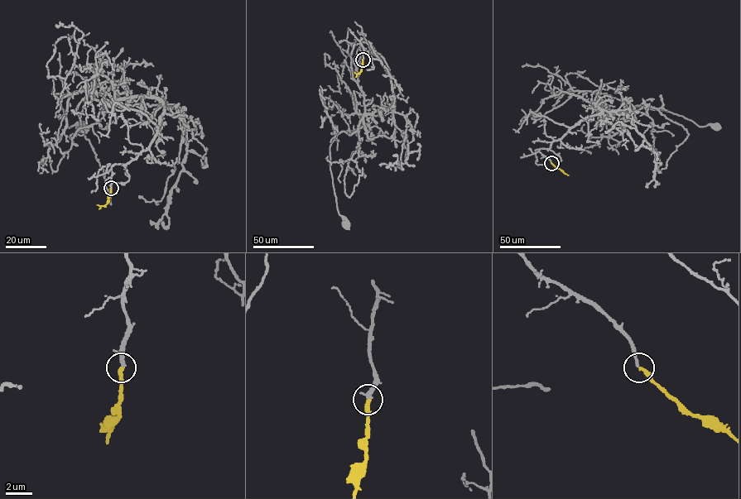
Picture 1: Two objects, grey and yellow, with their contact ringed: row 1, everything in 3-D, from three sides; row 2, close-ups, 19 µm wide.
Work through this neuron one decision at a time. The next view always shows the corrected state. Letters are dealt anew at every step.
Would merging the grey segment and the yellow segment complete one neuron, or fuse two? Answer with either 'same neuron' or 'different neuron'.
same neuron

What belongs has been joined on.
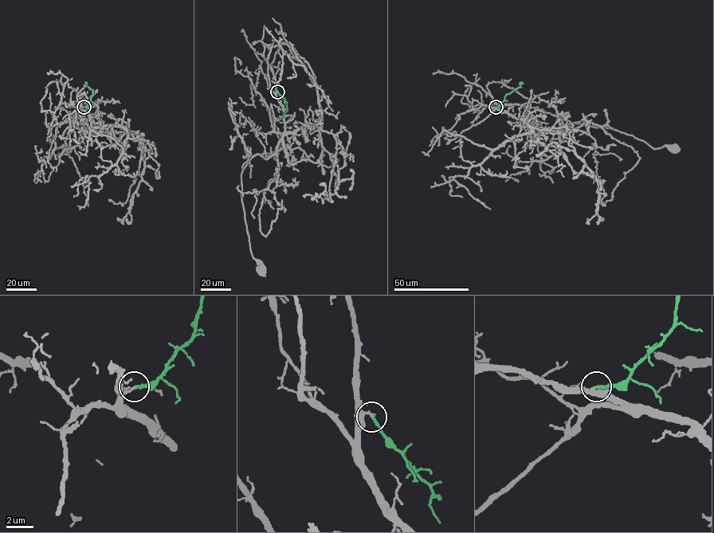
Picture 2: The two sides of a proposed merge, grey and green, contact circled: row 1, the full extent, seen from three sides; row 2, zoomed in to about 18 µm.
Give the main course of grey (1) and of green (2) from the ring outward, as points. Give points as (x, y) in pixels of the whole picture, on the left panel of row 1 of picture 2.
1: (84, 107), (91, 123), (86, 132), (76, 128), (68, 120), (47, 123), (56, 147), (64, 145), (67, 148)
2: (84, 107), (90, 101), (93, 92), (85, 82)

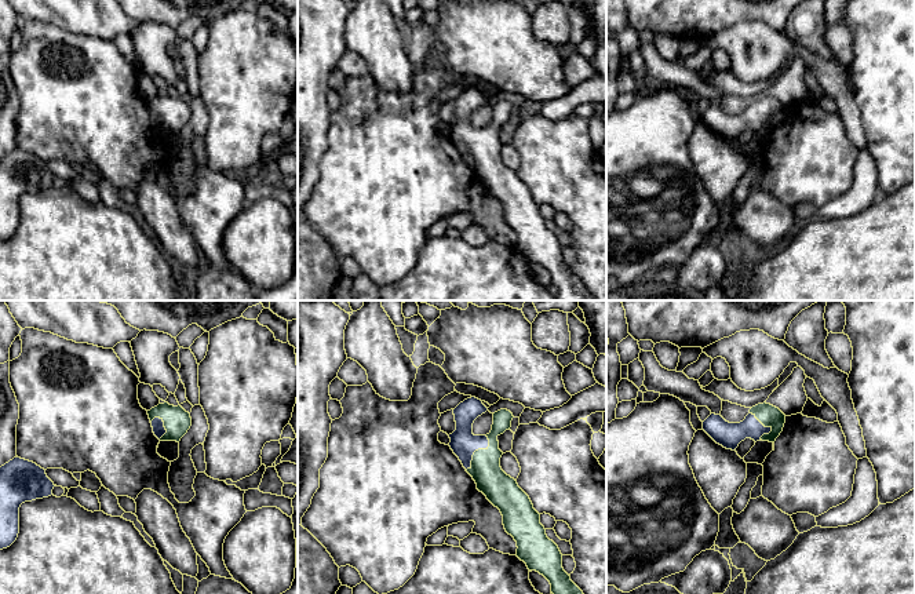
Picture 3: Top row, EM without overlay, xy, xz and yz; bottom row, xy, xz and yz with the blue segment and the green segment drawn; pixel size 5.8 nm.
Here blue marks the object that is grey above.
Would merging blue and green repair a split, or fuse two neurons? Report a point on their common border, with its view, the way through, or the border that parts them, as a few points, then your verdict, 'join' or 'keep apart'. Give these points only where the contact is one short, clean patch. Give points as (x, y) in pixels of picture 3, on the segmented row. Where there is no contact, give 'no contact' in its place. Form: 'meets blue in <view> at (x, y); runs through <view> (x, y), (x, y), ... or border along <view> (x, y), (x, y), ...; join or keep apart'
meets blue in xz at (477, 449); runs through xz (463, 443), (470, 449), (477, 449), (489, 478), (498, 487); join

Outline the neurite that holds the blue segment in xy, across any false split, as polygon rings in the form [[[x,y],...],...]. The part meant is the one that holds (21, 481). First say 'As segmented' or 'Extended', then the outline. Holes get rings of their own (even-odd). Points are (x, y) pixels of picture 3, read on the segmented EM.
As segmented. [[[18,456],[0,467],[0,550],[18,537],[21,504],[51,496],[54,487],[44,469]]]

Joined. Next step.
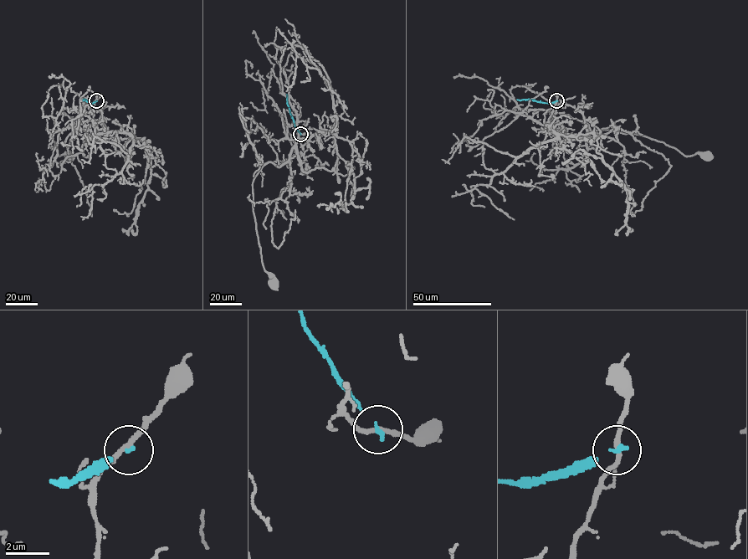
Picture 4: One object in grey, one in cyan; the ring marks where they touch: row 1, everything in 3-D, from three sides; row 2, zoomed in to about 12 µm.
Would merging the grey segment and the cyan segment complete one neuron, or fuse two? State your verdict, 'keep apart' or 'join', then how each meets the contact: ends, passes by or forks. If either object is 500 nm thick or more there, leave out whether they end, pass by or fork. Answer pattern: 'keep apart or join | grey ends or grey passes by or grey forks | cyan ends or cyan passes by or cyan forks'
keep apart | grey passes by | cyan ends

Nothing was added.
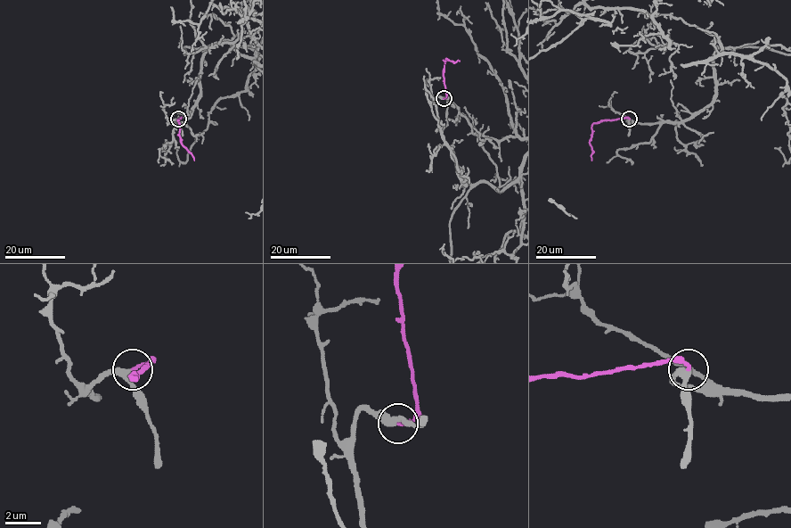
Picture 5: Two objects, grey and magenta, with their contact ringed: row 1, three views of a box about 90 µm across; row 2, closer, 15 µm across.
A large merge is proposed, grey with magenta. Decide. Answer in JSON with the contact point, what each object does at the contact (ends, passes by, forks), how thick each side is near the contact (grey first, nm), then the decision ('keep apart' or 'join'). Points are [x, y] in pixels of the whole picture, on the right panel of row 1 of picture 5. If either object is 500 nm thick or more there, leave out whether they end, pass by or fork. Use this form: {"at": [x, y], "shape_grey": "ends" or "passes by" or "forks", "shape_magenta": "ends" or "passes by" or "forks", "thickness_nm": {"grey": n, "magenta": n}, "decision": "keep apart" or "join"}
{"at": [629, 119], "shape_grey": "passes by", "shape_magenta": "ends", "thickness_nm": {"grey": 360, "magenta": 190}, "decision": "join"}

